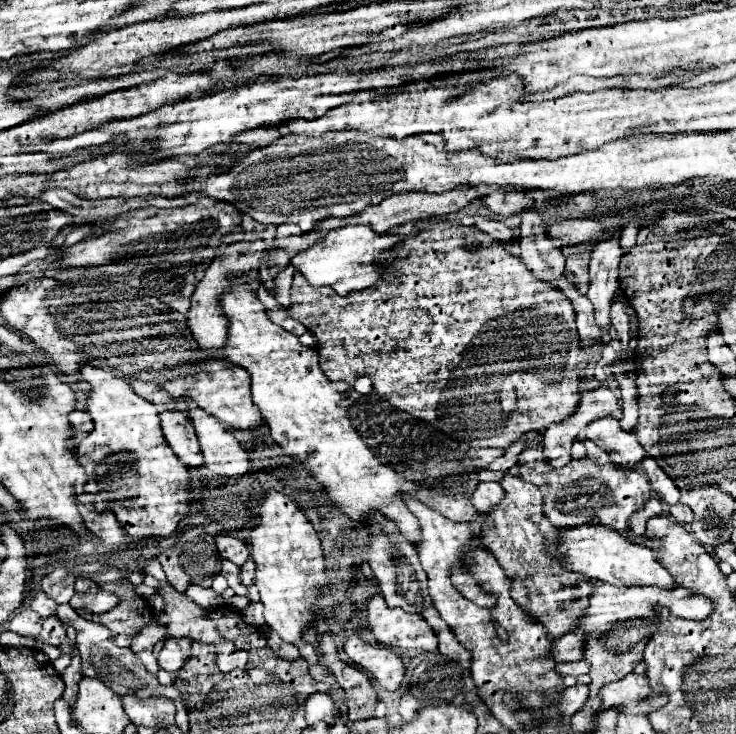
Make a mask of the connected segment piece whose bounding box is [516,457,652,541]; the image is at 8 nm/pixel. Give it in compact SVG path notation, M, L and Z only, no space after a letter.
M584 457L584 459L572 459L568 465L560 469L554 469L548 461L536 461L526 471L524 469L516 471L516 475L540 487L544 497L542 511L554 527L602 523L614 527L616 531L622 531L622 535L628 535L630 541L642 541L642 537L630 537L628 519L632 513L640 511L652 495L650 481L646 479L644 473L636 469L624 471L622 467L614 467L612 463L598 465L592 463L588 457Z

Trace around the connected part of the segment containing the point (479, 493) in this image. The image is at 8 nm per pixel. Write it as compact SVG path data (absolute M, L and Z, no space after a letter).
M478 483L478 487L474 489L470 503L480 511L488 511L488 507L492 507L494 503L498 503L498 499L502 499L502 489L500 483Z

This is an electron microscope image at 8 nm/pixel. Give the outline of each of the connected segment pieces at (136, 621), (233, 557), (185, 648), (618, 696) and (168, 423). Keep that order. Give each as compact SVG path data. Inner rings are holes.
M128 577L110 583L98 583L98 589L118 595L118 605L100 615L84 615L84 619L108 627L114 643L118 647L128 647L134 631L152 621L152 607L134 591L134 585Z
M218 533L214 537L214 541L216 541L216 547L218 547L220 555L224 559L230 559L234 565L240 567L248 559L248 547L246 547L244 541L240 541L240 539L236 539L228 533Z
M170 637L164 641L162 651L158 653L158 665L166 671L176 673L188 657L190 657L190 639Z
M630 673L620 681L604 685L600 689L600 701L604 709L618 709L626 715L650 713L666 703L664 695L654 695L650 691L646 675Z
M162 411L160 423L166 441L178 459L188 467L202 465L202 453L188 415L184 411Z

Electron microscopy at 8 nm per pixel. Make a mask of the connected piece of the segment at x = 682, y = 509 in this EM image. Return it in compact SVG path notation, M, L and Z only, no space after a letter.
M682 503L672 505L668 511L670 511L670 515L672 515L672 519L674 519L676 523L692 523L692 521L694 521L694 513L690 511L690 507L686 507L686 505L682 505Z

